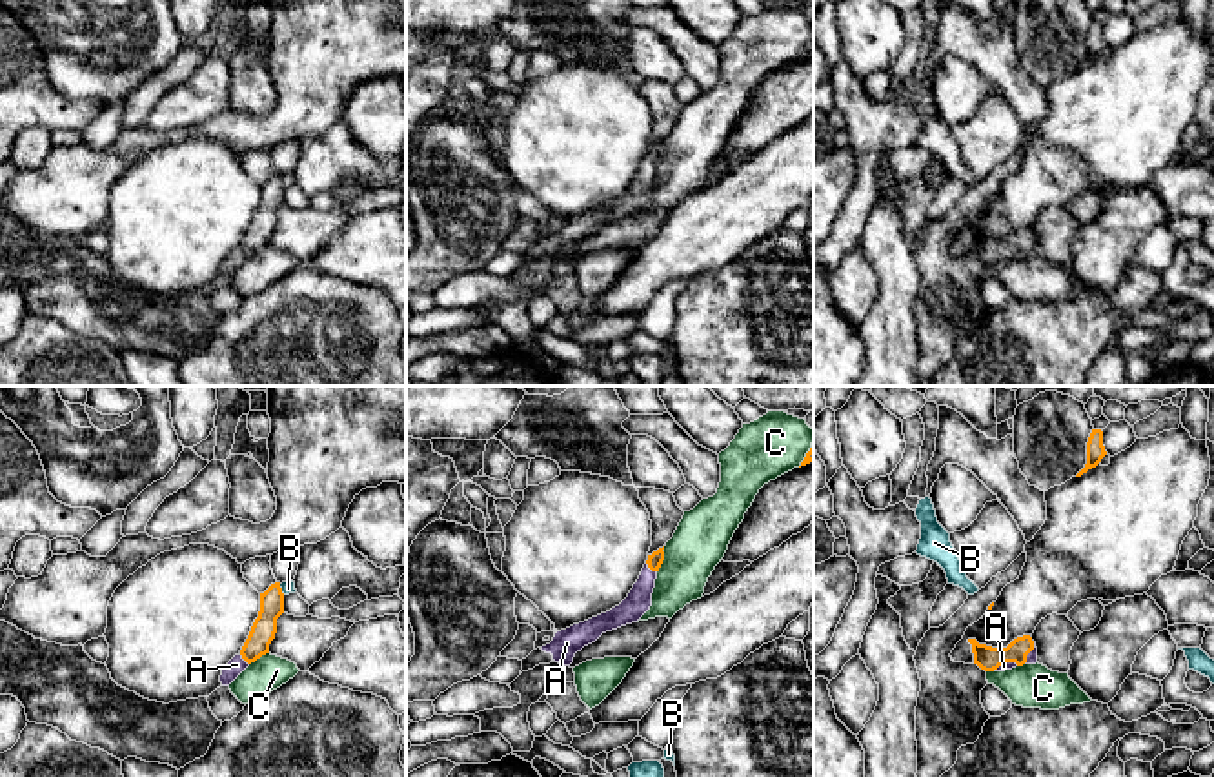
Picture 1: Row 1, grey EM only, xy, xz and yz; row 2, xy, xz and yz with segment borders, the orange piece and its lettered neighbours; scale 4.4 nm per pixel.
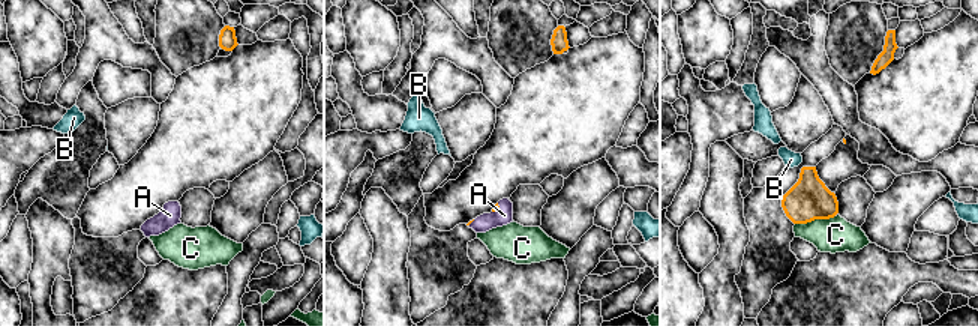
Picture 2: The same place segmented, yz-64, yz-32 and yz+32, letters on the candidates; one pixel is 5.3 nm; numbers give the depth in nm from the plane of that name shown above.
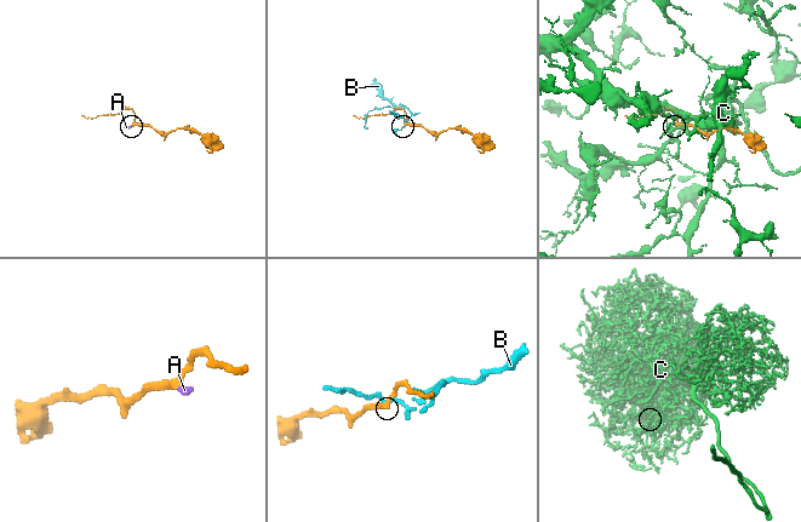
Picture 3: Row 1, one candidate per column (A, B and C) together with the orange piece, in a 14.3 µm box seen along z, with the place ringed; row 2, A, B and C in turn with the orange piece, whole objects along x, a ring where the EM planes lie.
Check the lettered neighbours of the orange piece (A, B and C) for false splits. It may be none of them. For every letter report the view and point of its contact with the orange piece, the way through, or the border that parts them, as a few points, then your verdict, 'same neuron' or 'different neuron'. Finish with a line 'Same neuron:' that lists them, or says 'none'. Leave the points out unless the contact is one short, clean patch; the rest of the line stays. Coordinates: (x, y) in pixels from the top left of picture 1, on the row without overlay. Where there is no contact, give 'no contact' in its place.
A: meets orange in xz at (650, 161); runs through xz (656, 151), (650, 161), (637, 195); same neuron
B: meets orange in xy at (281, 182); different neuron
C: meets orange in xz at (663, 151); different neuron
Same neuron: A

